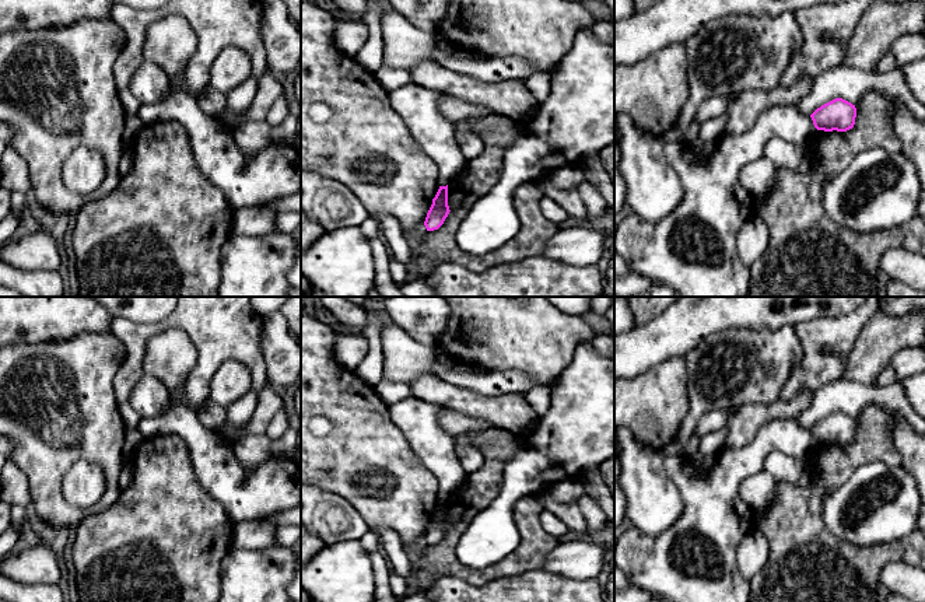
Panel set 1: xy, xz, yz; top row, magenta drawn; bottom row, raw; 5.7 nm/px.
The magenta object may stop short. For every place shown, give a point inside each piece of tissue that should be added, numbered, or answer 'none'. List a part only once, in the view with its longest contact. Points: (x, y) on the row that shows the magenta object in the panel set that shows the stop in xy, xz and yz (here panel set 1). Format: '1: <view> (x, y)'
none

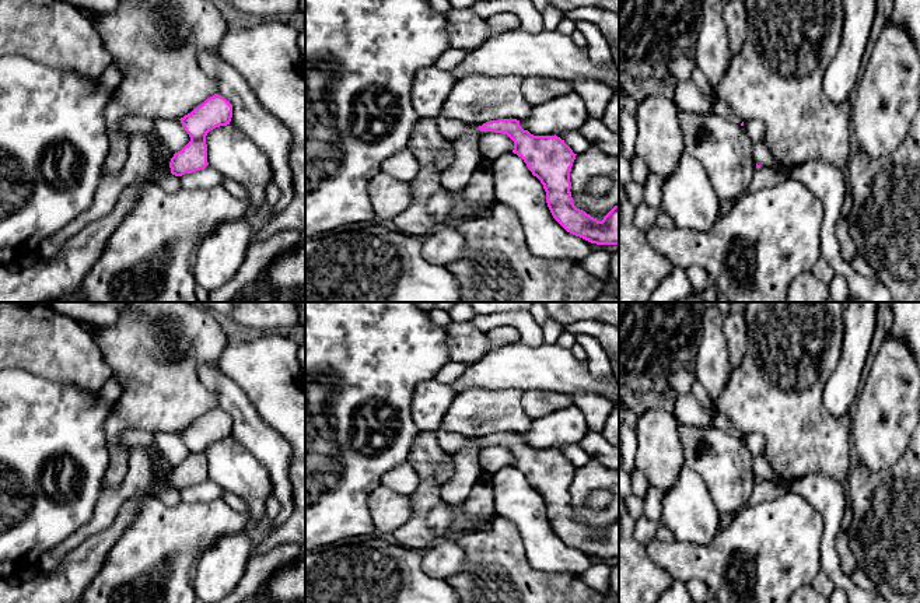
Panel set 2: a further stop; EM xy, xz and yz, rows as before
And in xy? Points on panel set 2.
none

